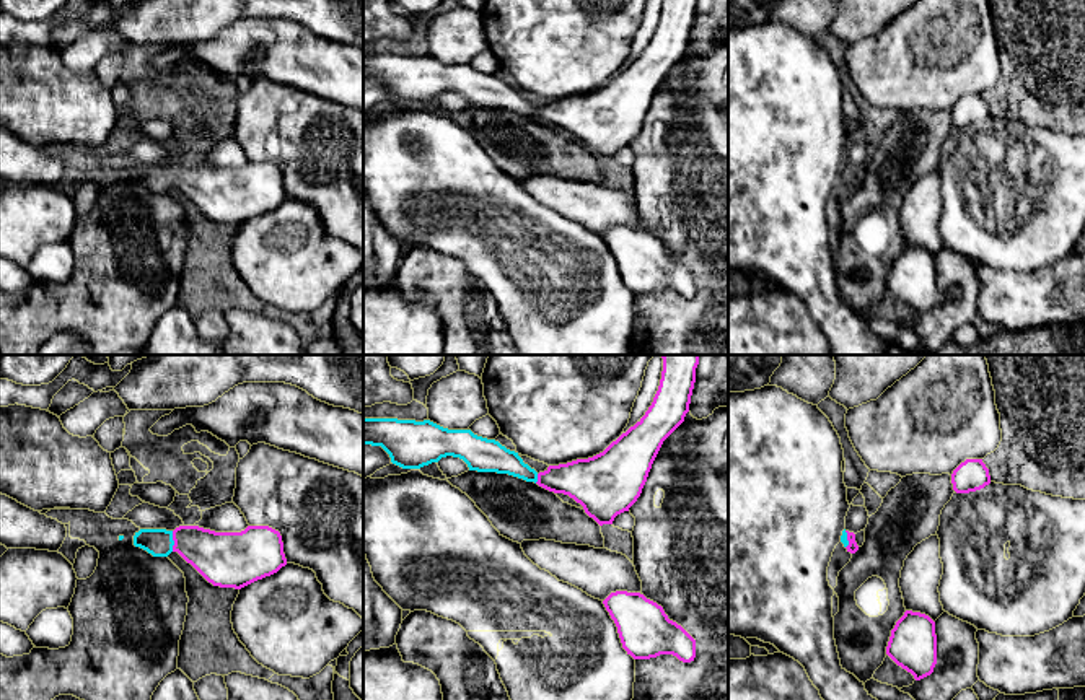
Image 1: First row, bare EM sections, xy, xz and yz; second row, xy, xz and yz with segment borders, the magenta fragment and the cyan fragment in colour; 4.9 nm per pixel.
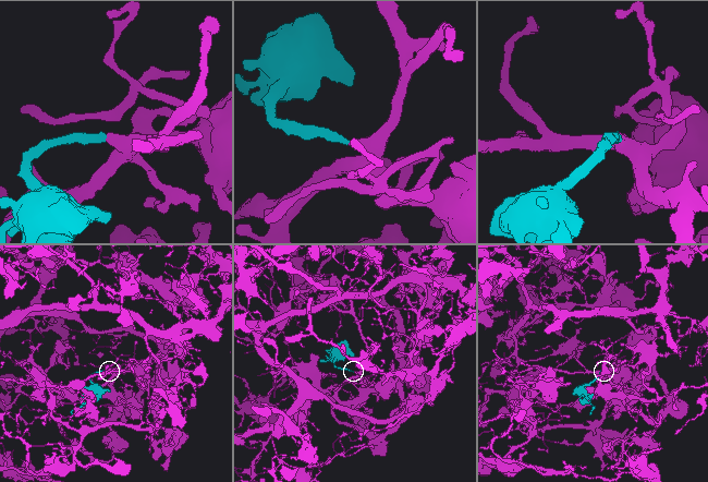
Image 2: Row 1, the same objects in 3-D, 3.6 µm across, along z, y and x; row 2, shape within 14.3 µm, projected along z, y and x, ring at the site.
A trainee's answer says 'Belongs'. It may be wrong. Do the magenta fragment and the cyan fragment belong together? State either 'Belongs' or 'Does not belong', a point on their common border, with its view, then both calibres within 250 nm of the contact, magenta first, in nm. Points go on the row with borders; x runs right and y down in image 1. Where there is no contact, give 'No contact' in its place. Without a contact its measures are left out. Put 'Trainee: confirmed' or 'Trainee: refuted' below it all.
Belongs. Touches magenta at xy (173, 539). Thickness 260 nm (magenta) against 140 nm
Trainee: confirmed

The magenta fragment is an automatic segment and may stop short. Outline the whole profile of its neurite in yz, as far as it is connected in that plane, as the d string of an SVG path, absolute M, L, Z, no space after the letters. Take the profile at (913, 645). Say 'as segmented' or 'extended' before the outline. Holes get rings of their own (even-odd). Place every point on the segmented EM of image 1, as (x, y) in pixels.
as segmented; M906 610L891 630L886 654L920 680L937 664L935 622L920 612Z

